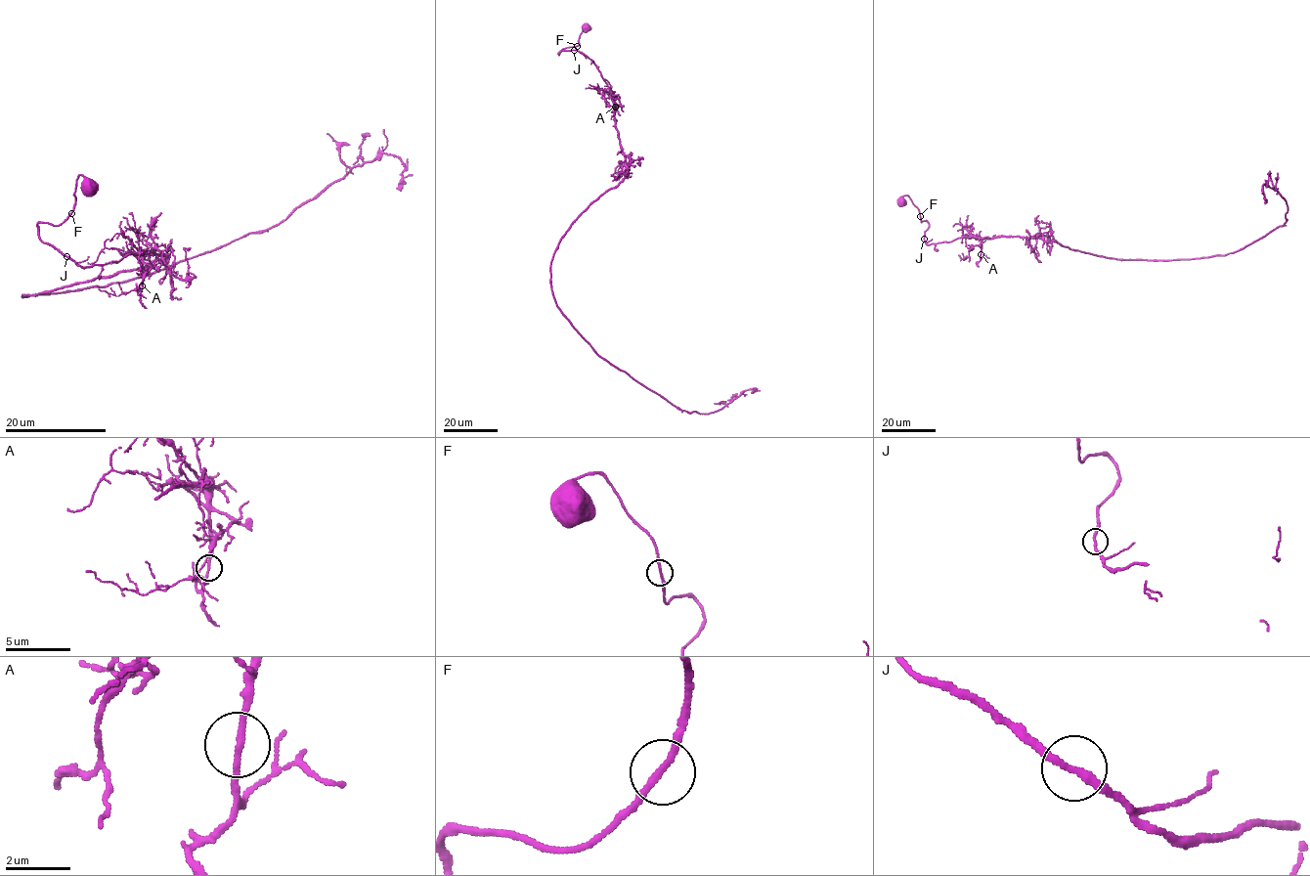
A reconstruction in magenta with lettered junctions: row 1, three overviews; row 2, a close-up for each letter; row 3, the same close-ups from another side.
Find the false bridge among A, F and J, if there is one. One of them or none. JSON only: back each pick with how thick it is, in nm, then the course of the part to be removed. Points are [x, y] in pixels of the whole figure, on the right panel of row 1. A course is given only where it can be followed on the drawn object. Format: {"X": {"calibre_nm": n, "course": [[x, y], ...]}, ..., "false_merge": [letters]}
{"false_merge": []}

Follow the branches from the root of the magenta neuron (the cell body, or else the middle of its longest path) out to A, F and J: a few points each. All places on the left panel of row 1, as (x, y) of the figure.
A: (88, 187), (80, 175), (72, 212), (59, 225), (40, 222), (38, 238), (81, 266), (141, 252), (142, 285)
F: (88, 187), (80, 175), (76, 180), (71, 213)
J: (88, 187), (80, 175), (76, 180), (72, 212), (59, 225), (41, 222), (37, 225), (38, 238), (66, 256)

